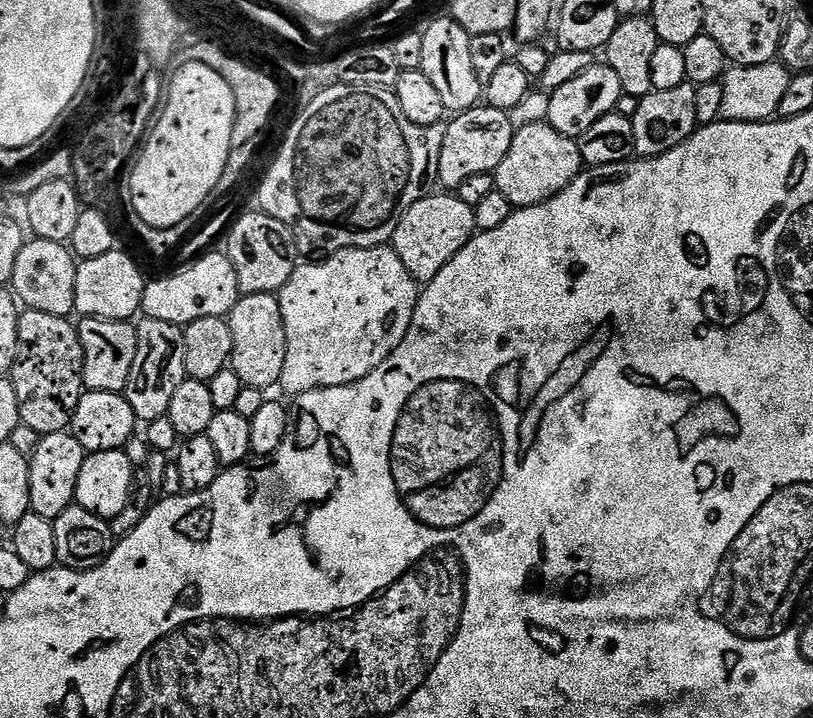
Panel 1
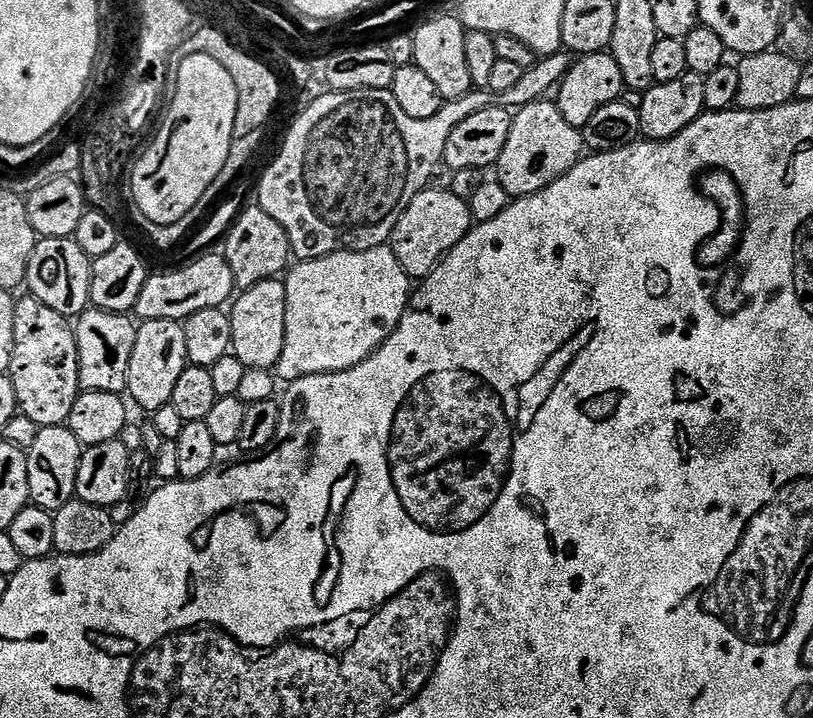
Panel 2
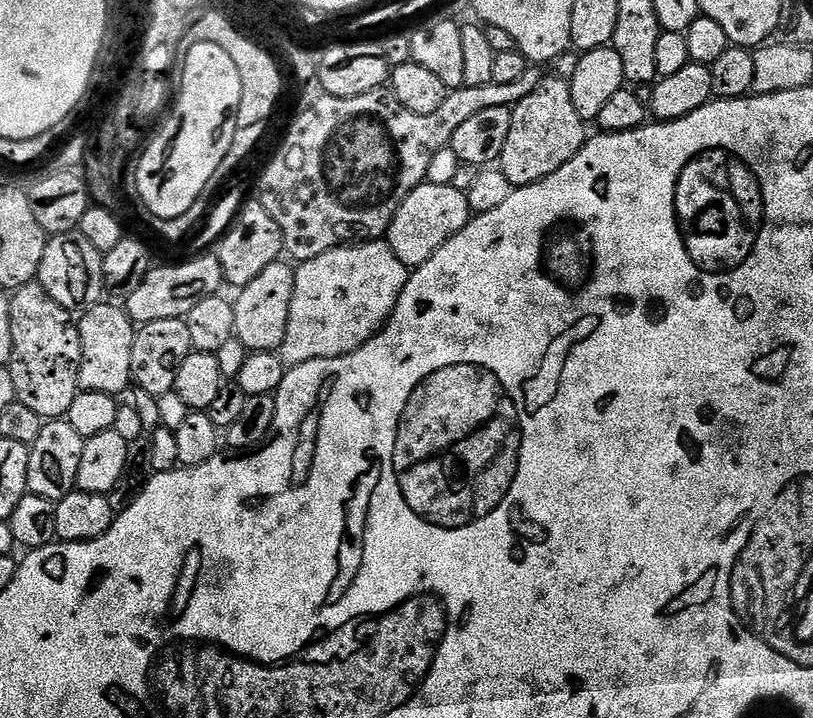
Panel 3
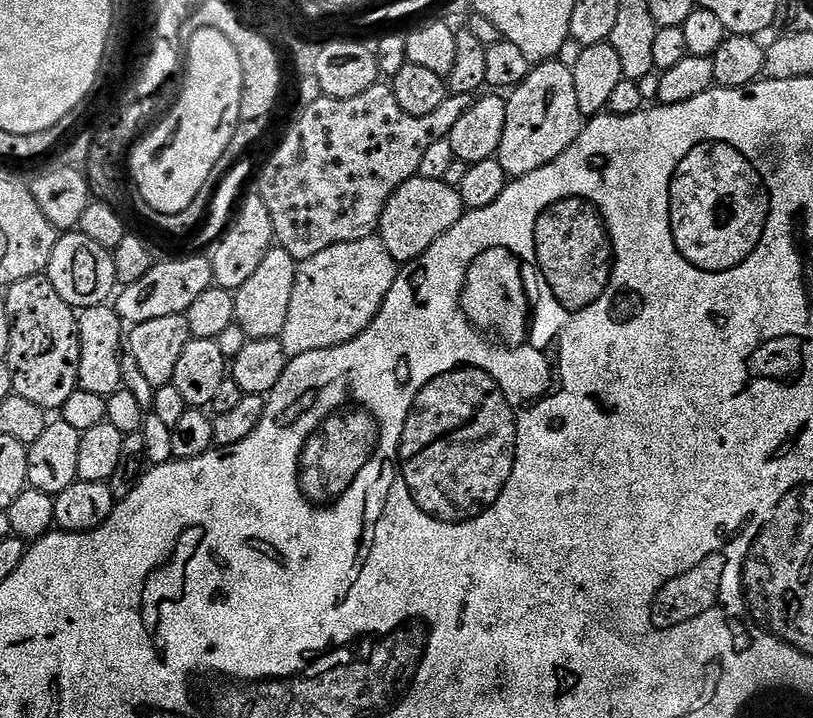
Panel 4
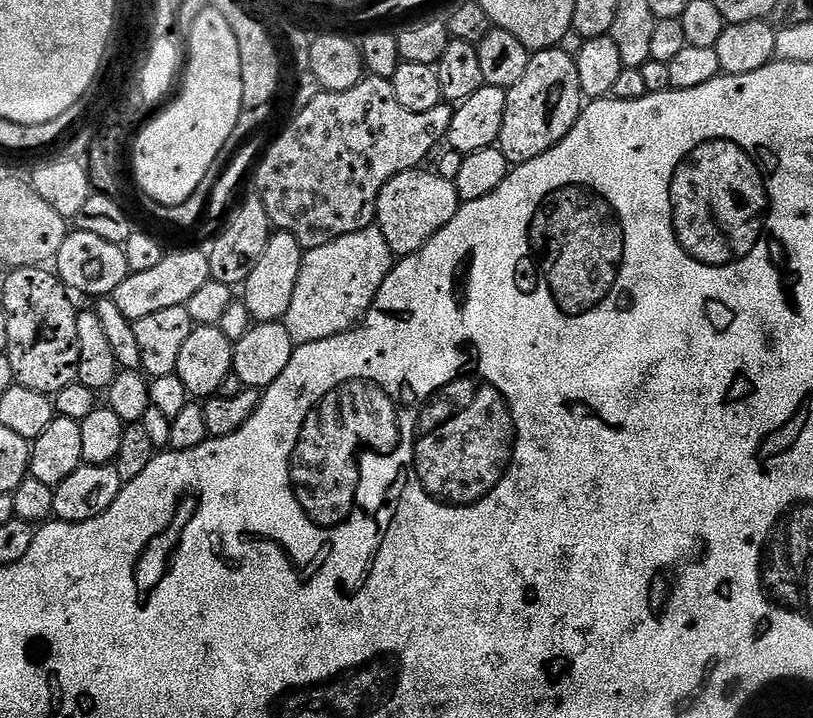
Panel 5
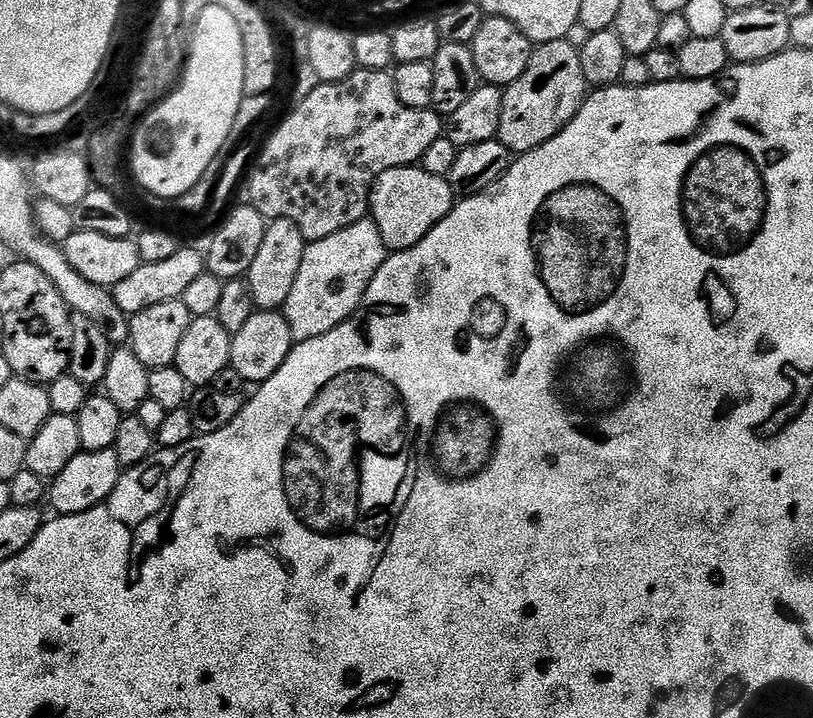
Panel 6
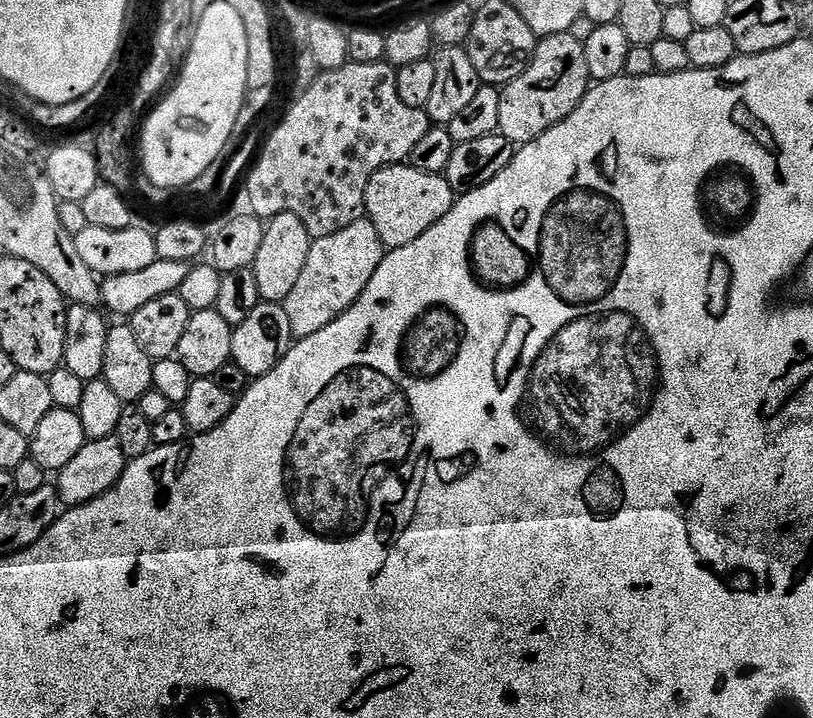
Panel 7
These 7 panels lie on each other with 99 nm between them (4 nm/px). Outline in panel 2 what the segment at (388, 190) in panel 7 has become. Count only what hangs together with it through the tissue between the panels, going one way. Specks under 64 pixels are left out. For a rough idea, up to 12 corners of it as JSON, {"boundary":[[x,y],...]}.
{"boundary":[[429,186],[390,247],[423,282],[474,227],[467,200]]}

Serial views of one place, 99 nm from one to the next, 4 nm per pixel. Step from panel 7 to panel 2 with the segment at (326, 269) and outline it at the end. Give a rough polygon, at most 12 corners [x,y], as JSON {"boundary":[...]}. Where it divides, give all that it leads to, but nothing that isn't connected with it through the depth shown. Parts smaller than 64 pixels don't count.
{"boundary":[[385,246],[293,263],[291,382],[350,370],[402,322],[414,281]]}

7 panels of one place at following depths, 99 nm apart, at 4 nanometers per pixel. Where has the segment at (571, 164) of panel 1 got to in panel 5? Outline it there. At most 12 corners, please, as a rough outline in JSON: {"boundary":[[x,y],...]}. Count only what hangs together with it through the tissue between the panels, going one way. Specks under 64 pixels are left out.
{"boundary":[[532,52],[507,89],[498,147],[515,166],[578,122],[575,56]]}

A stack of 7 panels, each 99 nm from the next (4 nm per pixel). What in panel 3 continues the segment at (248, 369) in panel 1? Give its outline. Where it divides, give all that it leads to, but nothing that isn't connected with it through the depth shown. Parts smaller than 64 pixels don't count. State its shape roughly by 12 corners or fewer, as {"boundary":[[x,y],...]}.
{"boundary":[[275,260],[234,296],[249,353],[286,338],[296,268]]}

